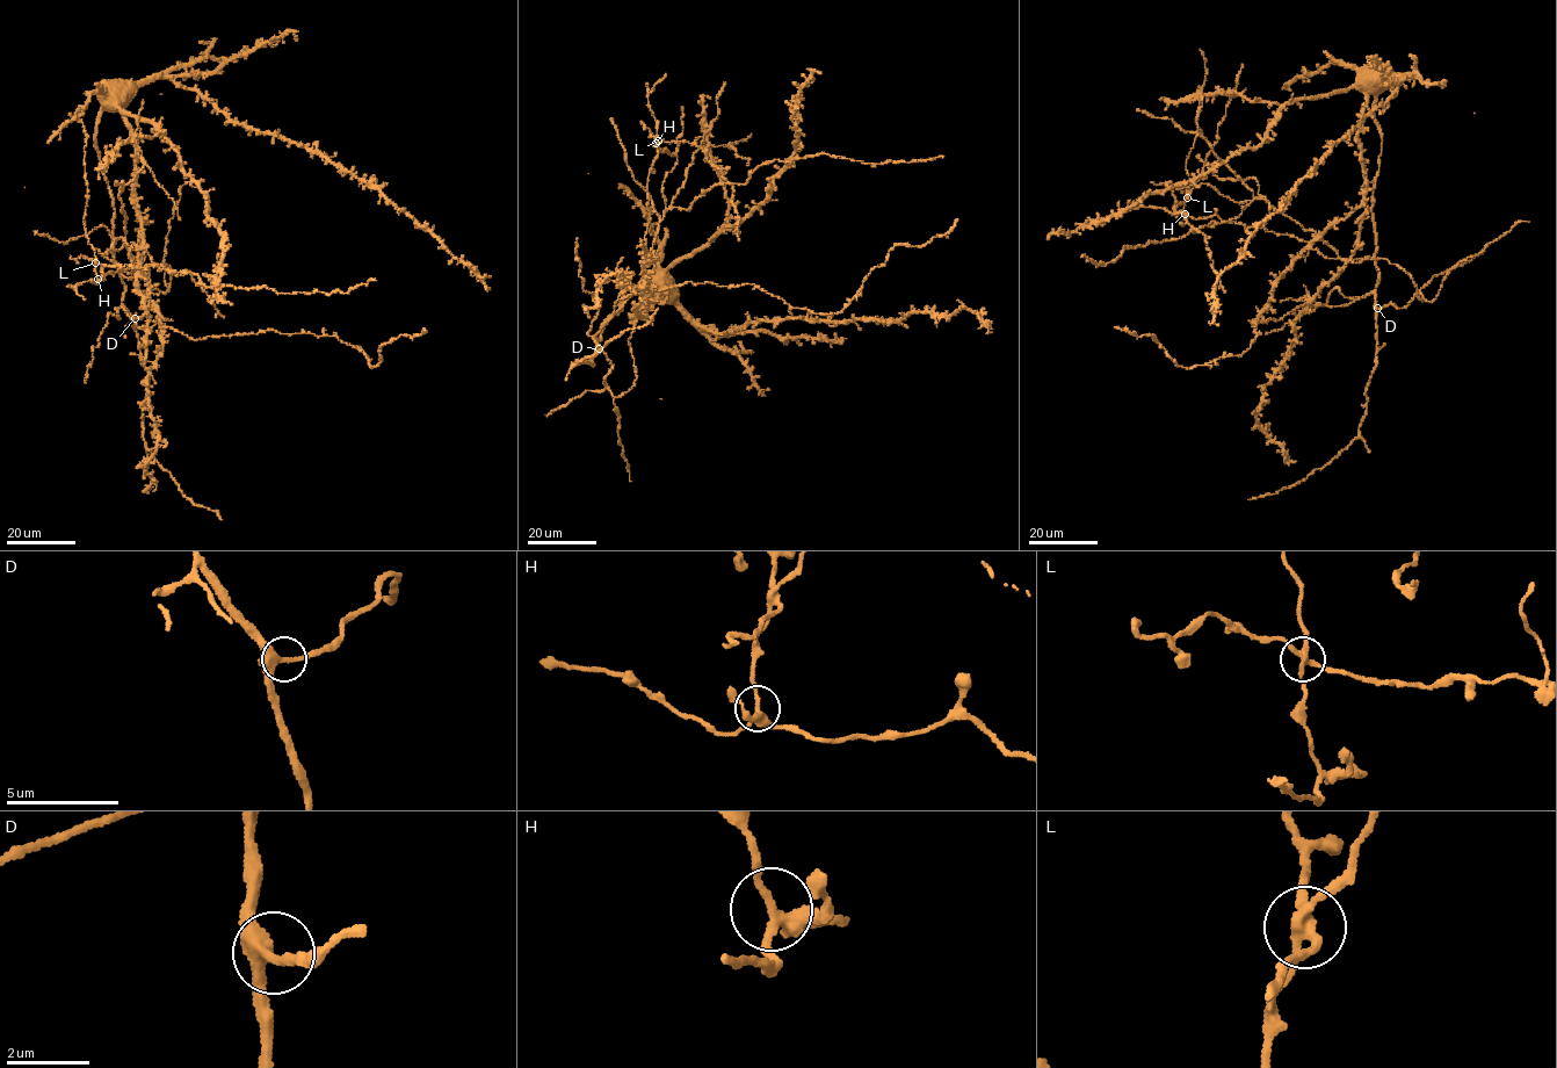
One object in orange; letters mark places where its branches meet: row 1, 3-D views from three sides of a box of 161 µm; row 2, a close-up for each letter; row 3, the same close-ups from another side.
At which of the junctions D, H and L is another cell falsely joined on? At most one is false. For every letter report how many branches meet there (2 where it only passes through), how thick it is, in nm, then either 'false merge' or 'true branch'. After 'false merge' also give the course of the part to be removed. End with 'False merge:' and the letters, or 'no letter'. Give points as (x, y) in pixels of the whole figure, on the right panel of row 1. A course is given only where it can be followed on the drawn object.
D: branches 4; calibre 280 nm; true branch
H: branches 4; calibre 280 nm; true branch
L: branches 4; calibre 240 nm; false merge; course (1187, 197), (1175, 204), (1174, 210), (1186, 214), (1185, 218), (1206, 237), (1211, 267), (1225, 291)
False merge: L

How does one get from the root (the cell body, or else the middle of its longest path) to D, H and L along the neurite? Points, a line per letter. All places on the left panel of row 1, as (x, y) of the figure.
D: (110, 91), (103, 93), (95, 142), (115, 210), (114, 260), (125, 286), (122, 304), (135, 318)
H: (110, 91), (123, 100), (123, 120), (135, 148), (143, 250), (135, 269), (102, 272), (104, 280), (98, 279)
L: (110, 91), (123, 100), (135, 148), (143, 250), (137, 267), (102, 272), (103, 280), (95, 262)

